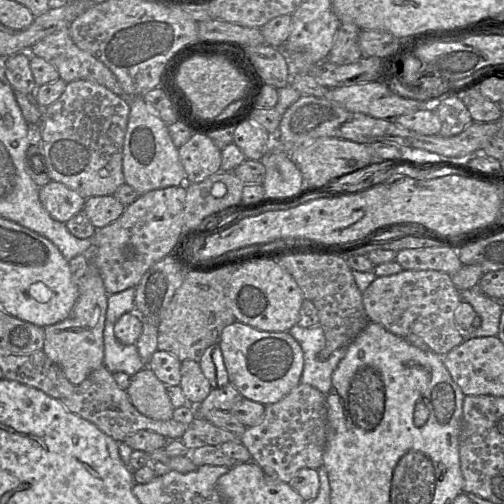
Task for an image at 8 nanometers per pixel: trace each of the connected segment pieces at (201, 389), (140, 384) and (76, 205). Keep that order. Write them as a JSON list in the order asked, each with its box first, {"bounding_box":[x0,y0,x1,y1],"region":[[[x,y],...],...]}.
[{"bounding_box":[179,359,212,407],"region":[[[185,359],[181,362],[181,380],[179,385],[187,398],[187,402],[194,407],[199,405],[212,389],[199,362],[191,359]]]},{"bounding_box":[126,367,174,420],"region":[[[144,367],[130,377],[126,390],[133,406],[142,414],[155,420],[173,418],[174,407],[167,392],[167,386],[155,373]]]},{"bounding_box":[39,181,86,223],"region":[[[50,181],[39,189],[43,207],[55,220],[66,223],[84,209],[86,199],[63,183]]]}]

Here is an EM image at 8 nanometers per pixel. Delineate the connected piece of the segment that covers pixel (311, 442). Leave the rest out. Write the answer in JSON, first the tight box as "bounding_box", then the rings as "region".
{"bounding_box":[241,383,328,483],"region":[[[299,383],[280,401],[266,405],[263,420],[247,427],[241,443],[270,478],[290,483],[302,468],[318,469],[328,436],[328,406],[326,395],[317,388]]]}

